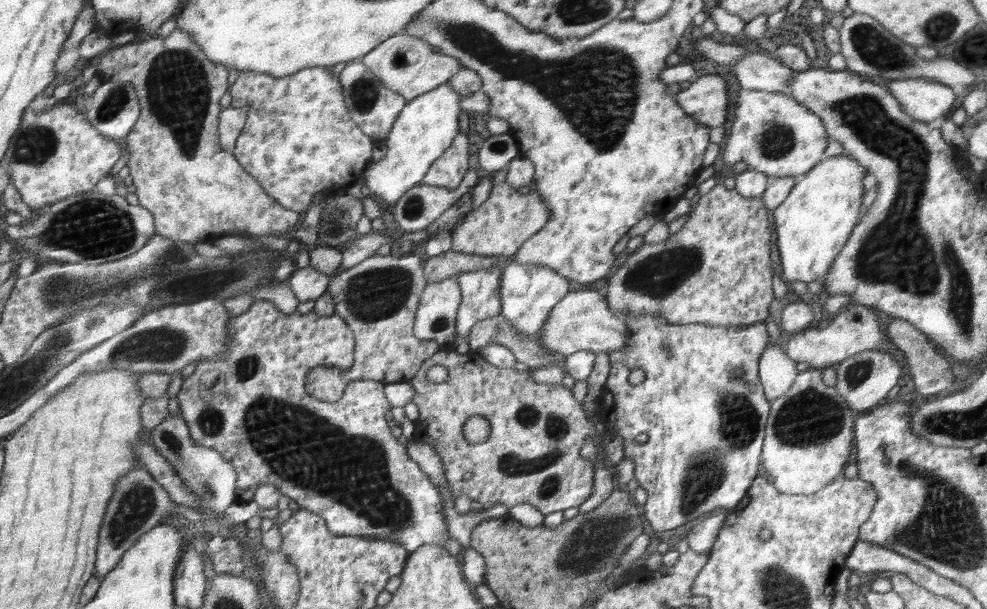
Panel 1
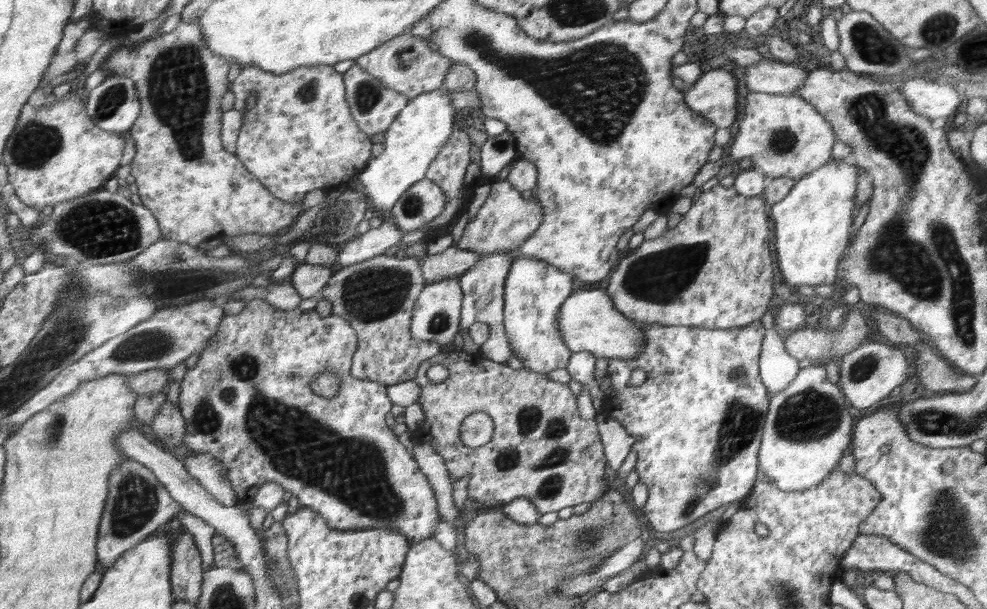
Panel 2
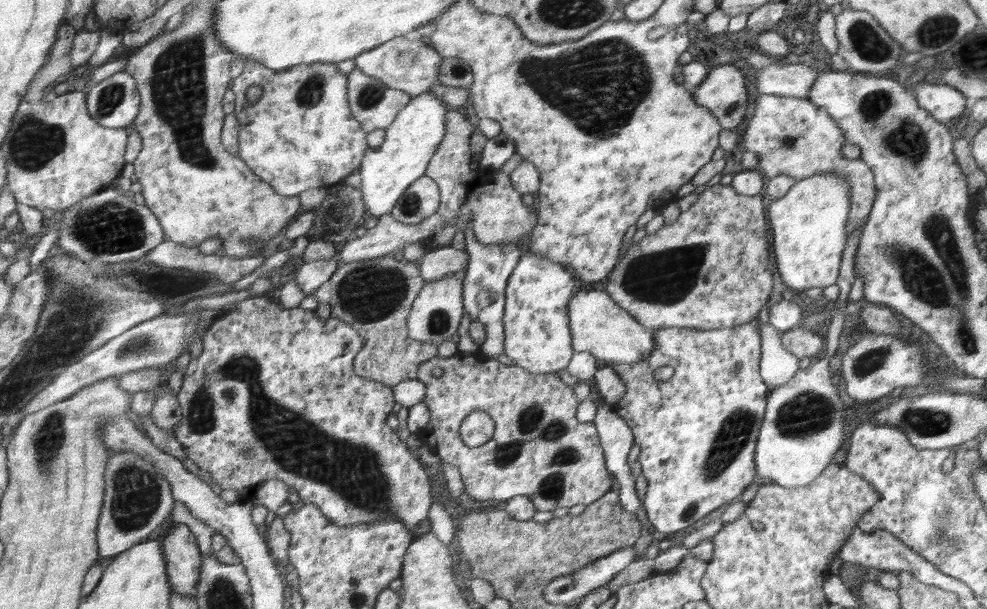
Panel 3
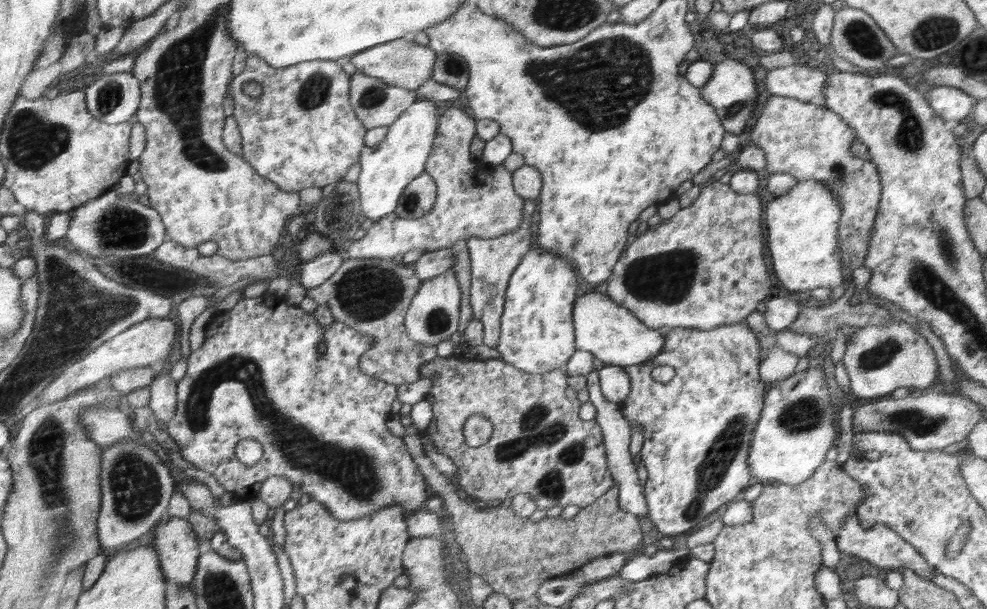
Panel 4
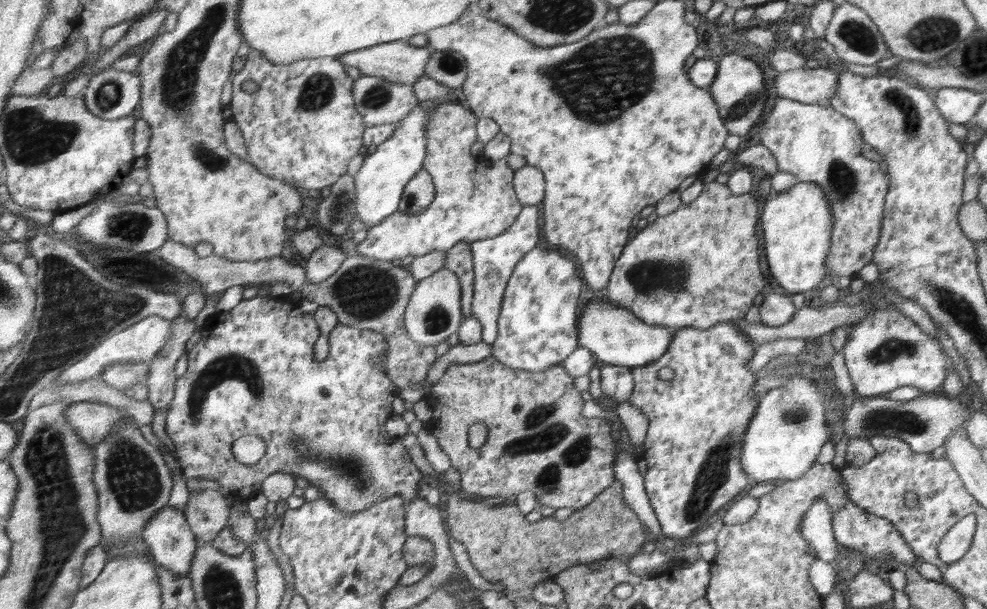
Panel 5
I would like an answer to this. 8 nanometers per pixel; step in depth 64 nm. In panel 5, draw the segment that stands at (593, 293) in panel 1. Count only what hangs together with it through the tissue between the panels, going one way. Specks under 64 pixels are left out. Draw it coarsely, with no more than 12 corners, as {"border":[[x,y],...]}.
{"border":[[592,299],[579,346],[603,365],[659,361],[678,329]]}

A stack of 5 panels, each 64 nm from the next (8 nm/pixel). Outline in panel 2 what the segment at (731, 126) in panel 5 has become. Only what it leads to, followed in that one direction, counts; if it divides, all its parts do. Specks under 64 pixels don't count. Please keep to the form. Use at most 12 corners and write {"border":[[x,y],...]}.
{"border":[[728,67],[688,87],[687,106],[720,128],[736,116]]}

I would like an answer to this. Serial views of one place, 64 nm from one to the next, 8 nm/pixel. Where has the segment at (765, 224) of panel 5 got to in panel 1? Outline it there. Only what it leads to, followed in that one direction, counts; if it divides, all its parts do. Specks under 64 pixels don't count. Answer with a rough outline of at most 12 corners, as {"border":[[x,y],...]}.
{"border":[[823,158],[778,209],[780,276],[823,280],[855,230],[866,167]]}

